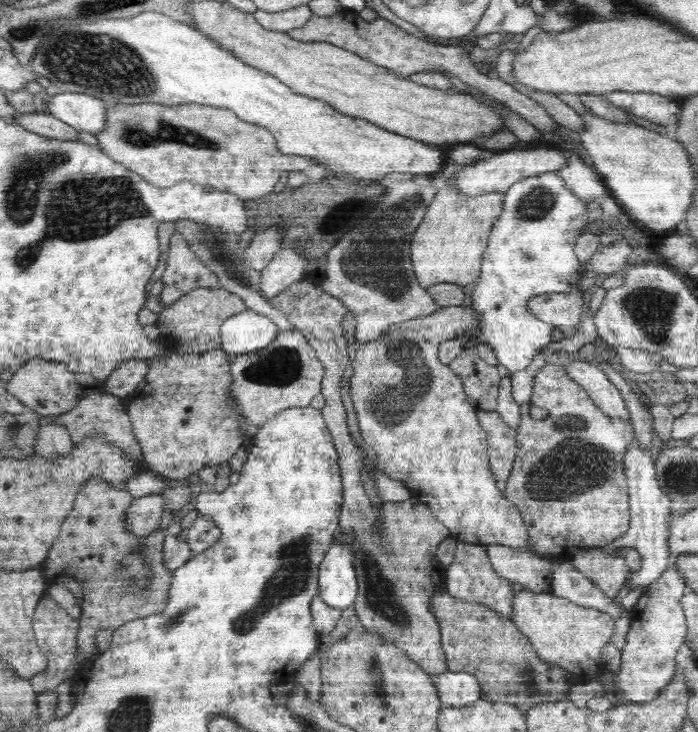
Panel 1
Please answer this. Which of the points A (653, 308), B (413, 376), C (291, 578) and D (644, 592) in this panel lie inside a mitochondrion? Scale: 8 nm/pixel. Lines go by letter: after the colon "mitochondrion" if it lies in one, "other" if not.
A: mitochondrion
B: mitochondrion
C: mitochondrion
D: other

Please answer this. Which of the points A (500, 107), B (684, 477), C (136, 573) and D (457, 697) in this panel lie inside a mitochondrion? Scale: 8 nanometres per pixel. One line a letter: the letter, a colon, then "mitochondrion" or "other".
A: other
B: mitochondrion
C: mitochondrion
D: other

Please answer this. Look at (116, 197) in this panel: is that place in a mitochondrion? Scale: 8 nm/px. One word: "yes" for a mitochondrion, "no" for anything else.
yes

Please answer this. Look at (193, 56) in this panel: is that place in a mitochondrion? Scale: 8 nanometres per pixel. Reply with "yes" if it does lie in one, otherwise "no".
no

